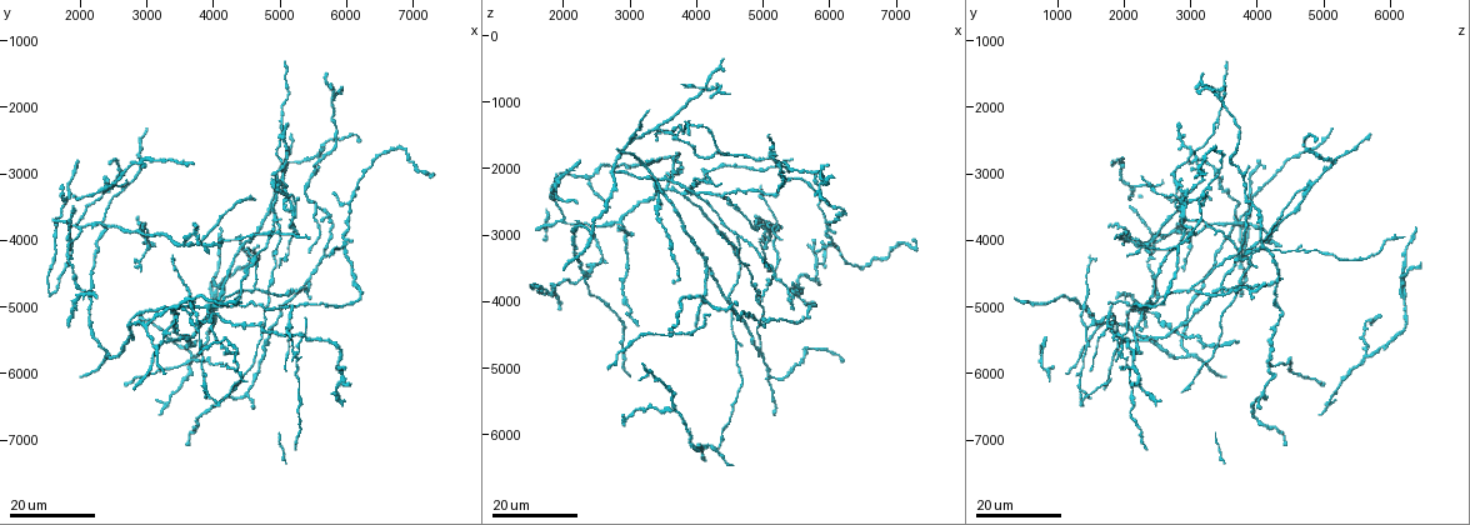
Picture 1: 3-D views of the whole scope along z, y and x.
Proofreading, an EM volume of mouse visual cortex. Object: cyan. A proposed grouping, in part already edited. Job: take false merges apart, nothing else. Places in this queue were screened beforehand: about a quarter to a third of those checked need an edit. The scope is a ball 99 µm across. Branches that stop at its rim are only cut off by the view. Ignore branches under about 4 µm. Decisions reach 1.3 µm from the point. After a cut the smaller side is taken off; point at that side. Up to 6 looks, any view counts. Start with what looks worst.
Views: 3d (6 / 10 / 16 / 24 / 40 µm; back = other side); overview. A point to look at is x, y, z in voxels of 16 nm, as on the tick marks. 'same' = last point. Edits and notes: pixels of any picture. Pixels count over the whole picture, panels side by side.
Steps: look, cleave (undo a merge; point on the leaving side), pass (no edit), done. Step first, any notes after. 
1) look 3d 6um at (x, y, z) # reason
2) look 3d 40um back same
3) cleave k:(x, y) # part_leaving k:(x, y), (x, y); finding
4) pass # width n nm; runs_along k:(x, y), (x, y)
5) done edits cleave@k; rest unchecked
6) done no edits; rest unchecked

look 3d 16um at (3750, 5300, 1400) # branch point

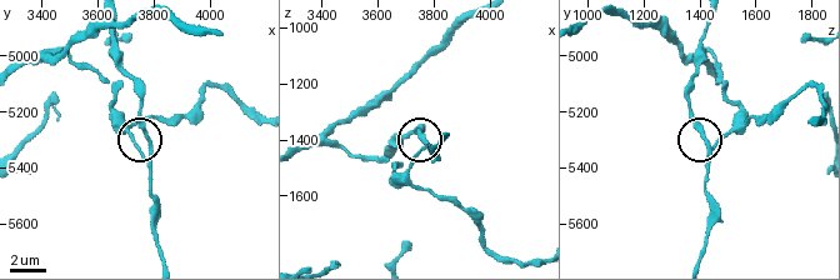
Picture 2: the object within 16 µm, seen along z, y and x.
look 3d 6um at (3790, 5300, 1420) # zoom in

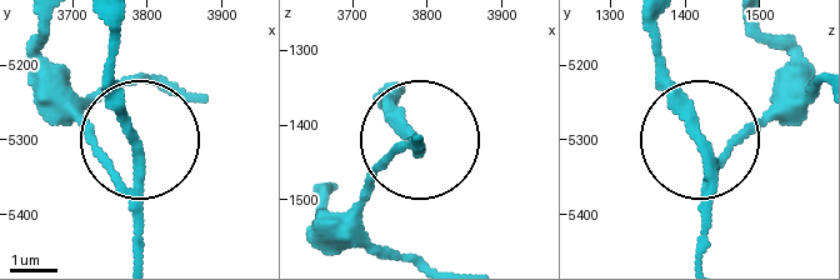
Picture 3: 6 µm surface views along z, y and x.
look 3d 6um back at (3790, 5310, 1430)

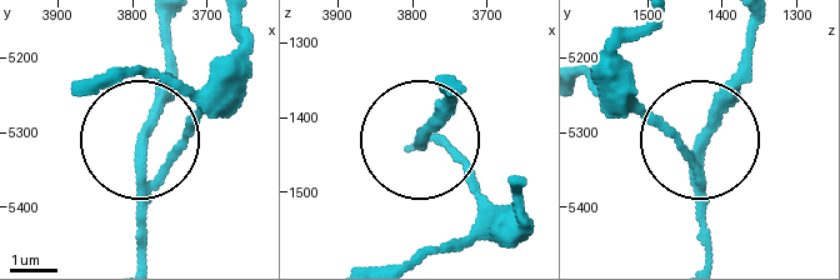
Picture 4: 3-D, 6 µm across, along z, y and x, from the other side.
cleave 4:(156, 118) # arms 3; part_leaving 4:(141, 190), (141, 258); a second neuron is stuck on

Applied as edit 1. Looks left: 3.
look 3d 16um at (4650, 4700, 3000) # thin arm on a thick one

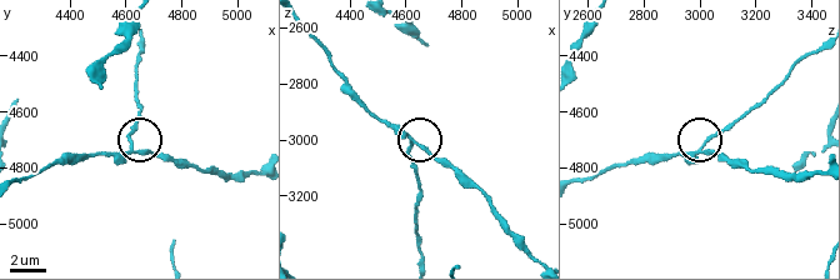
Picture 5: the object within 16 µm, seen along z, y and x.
look 3d 10um at (4640, 4740, 3020)

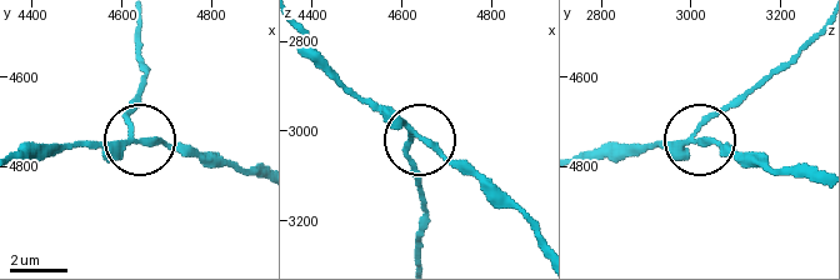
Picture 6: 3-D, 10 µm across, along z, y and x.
look 3d 10um back at (4630, 4740, 3015) # from behind

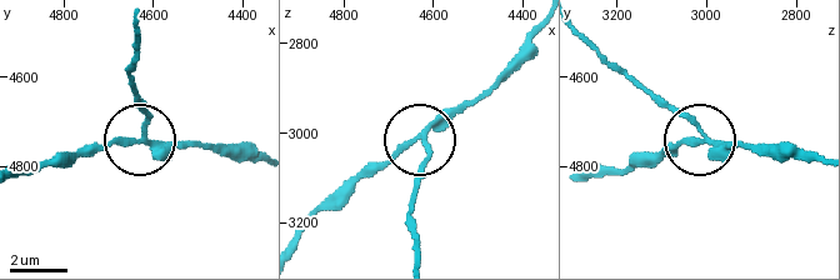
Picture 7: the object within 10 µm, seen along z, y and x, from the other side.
pass # runs_along 7:(539, 35), (481, 93), (361, 176); continuous, no second neuron

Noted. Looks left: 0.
done edits cleave@4; rest unchecked

